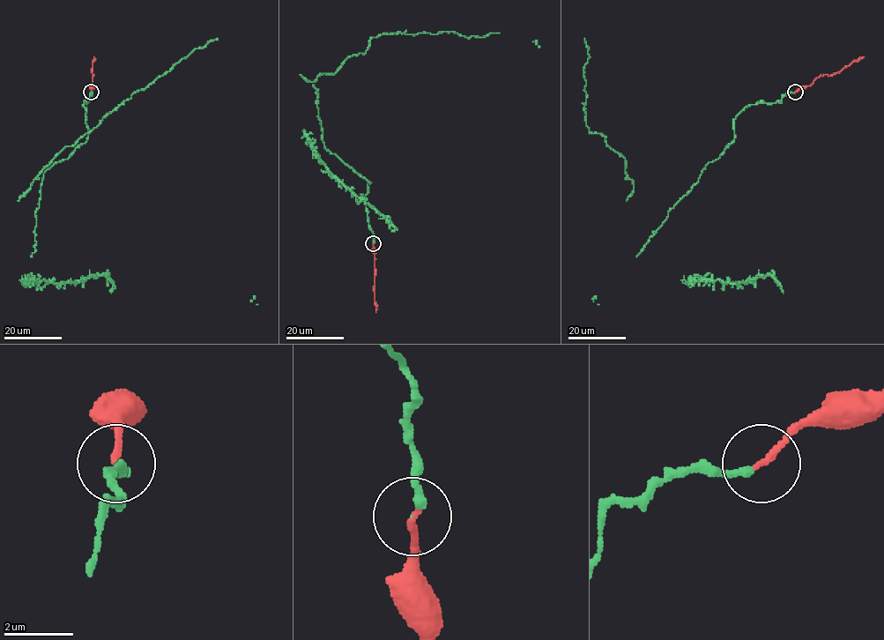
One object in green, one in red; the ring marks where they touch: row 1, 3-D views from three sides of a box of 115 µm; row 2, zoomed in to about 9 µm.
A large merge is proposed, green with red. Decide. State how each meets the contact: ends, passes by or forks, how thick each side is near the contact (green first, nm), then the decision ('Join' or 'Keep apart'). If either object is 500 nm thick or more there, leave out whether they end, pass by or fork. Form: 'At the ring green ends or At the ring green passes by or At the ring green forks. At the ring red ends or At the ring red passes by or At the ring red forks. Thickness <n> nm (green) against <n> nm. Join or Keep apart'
At the ring green ends. At the ring red ends. Thickness 200 nm (green) against 190 nm. Join

